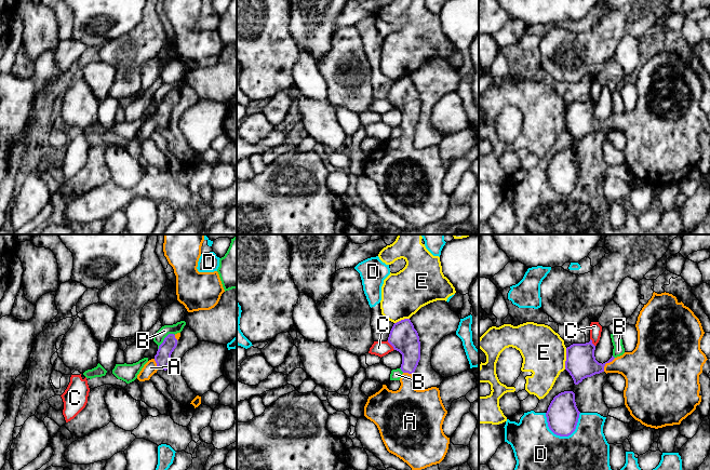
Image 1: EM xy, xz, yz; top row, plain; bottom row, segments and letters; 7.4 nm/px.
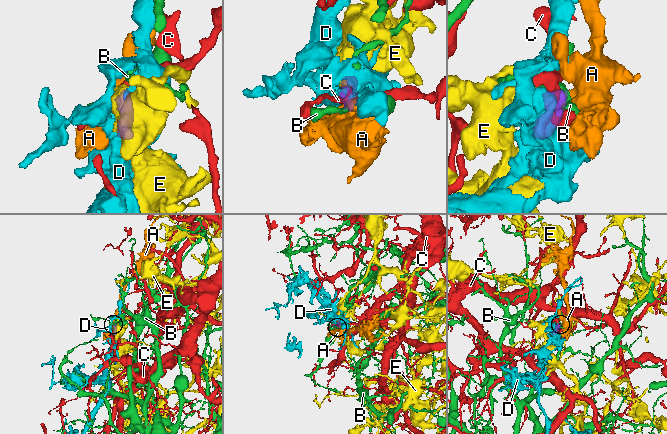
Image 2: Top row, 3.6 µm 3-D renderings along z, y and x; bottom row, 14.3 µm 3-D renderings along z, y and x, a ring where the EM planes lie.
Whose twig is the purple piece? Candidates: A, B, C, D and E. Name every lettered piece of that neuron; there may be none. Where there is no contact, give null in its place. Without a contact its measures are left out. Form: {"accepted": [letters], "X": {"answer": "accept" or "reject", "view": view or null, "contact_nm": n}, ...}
{"accepted": ["A"], "A": {"answer": "accept", "view": "yz", "contact_nm": 140}, "B": {"answer": "reject", "view": "xy", "contact_nm": 170}, "C": {"answer": "reject", "view": "xz", "contact_nm": 90}, "D": {"answer": "reject", "view": "yz", "contact_nm": 280}, "E": {"answer": "reject", "view": "yz", "contact_nm": 160}}

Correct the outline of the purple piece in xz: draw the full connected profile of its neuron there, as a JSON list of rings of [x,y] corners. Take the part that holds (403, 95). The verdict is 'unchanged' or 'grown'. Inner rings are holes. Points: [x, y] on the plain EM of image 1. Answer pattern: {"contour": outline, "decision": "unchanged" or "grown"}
{"contour": [[[410,77],[393,82],[388,100],[402,112],[401,144],[397,149],[392,149],[383,143],[378,150],[369,155],[364,174],[377,184],[387,209],[406,220],[412,228],[418,229],[440,221],[447,211],[450,196],[442,187],[447,169],[442,161],[439,146],[414,146],[413,131],[420,118],[420,99]]], "decision": "grown"}

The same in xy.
{"contour": [[[177,91],[175,93],[169,92],[164,96],[163,100],[159,104],[155,116],[149,118],[137,133],[139,139],[149,138],[158,127],[166,129],[169,126],[171,112],[176,106],[179,95],[180,91]]], "decision": "grown"}

